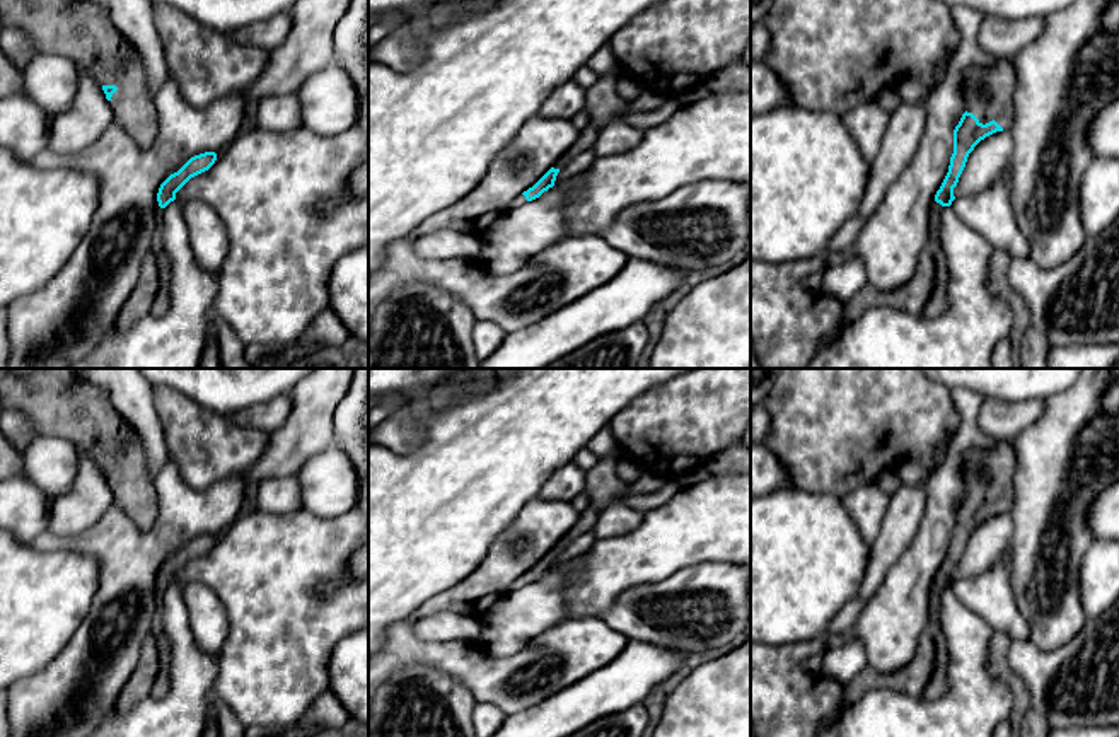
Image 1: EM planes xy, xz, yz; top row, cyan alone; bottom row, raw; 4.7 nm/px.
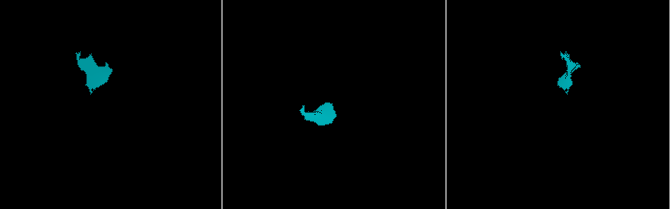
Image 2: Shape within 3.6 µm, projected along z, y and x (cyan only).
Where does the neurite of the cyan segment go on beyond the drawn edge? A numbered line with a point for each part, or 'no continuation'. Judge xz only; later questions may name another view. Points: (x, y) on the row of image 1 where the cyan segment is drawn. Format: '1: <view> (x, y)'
1: xz (587, 137)

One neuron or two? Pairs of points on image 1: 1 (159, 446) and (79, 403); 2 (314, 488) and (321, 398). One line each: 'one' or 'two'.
1: two
2: two

